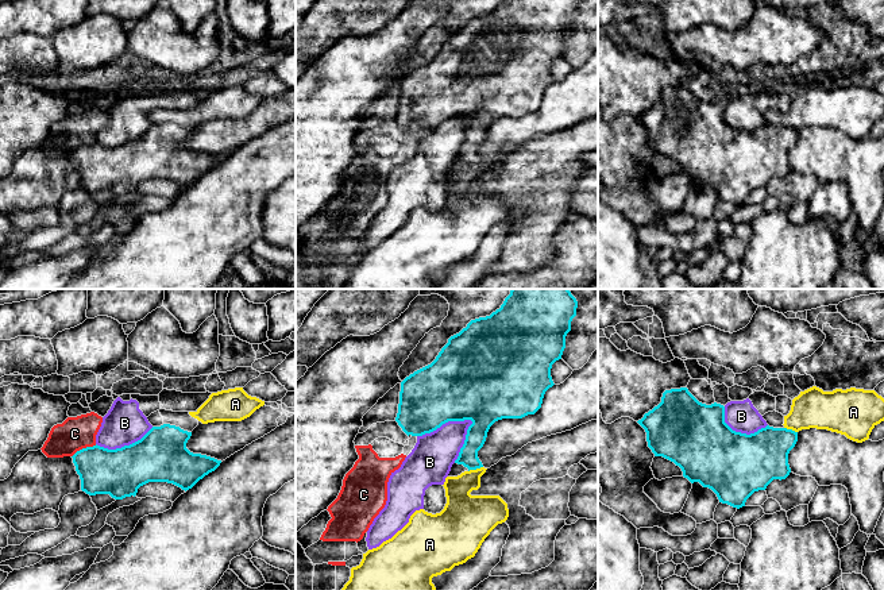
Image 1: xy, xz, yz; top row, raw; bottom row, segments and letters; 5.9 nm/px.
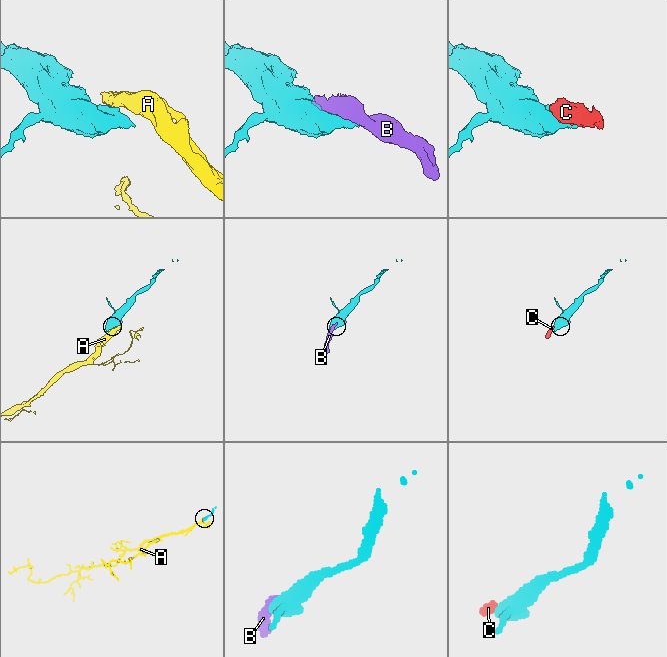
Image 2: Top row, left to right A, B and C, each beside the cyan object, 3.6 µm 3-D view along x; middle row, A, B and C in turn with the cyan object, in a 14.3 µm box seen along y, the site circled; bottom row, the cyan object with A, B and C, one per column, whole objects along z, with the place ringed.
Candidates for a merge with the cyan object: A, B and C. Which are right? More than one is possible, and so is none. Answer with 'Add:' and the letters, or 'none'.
Add: none

